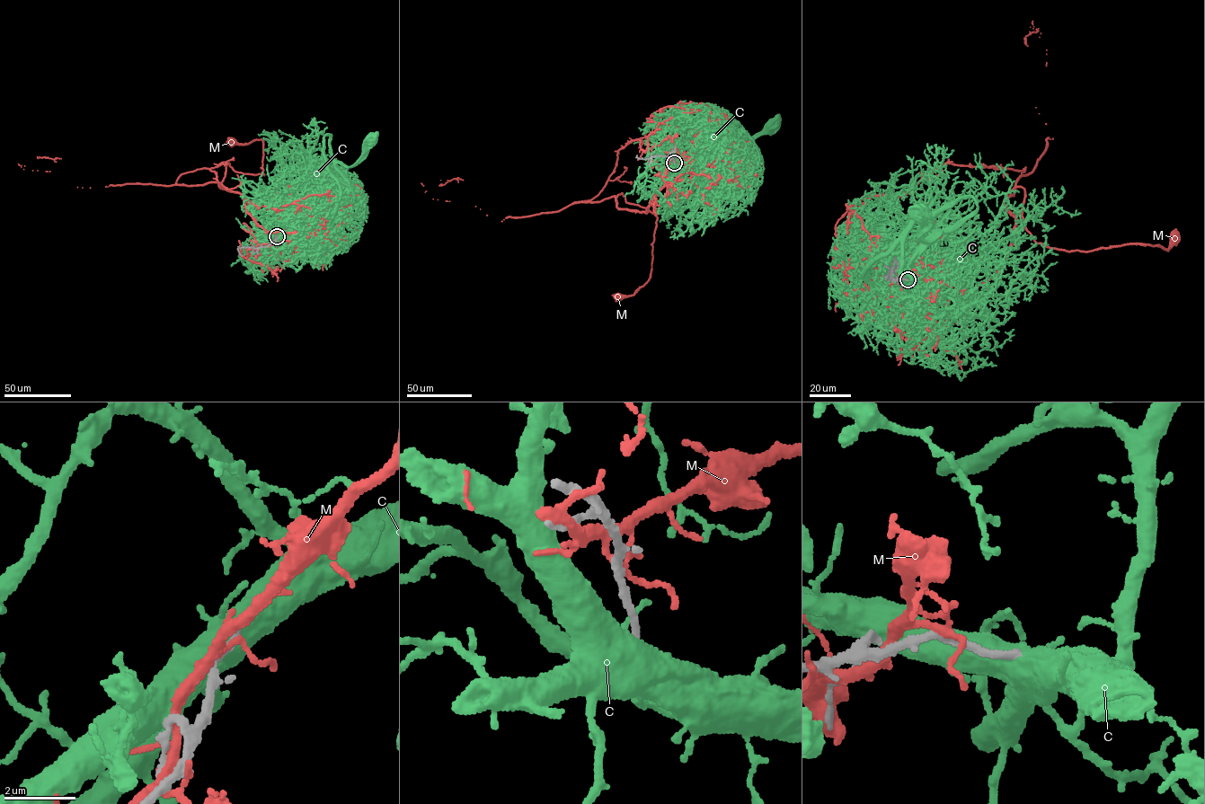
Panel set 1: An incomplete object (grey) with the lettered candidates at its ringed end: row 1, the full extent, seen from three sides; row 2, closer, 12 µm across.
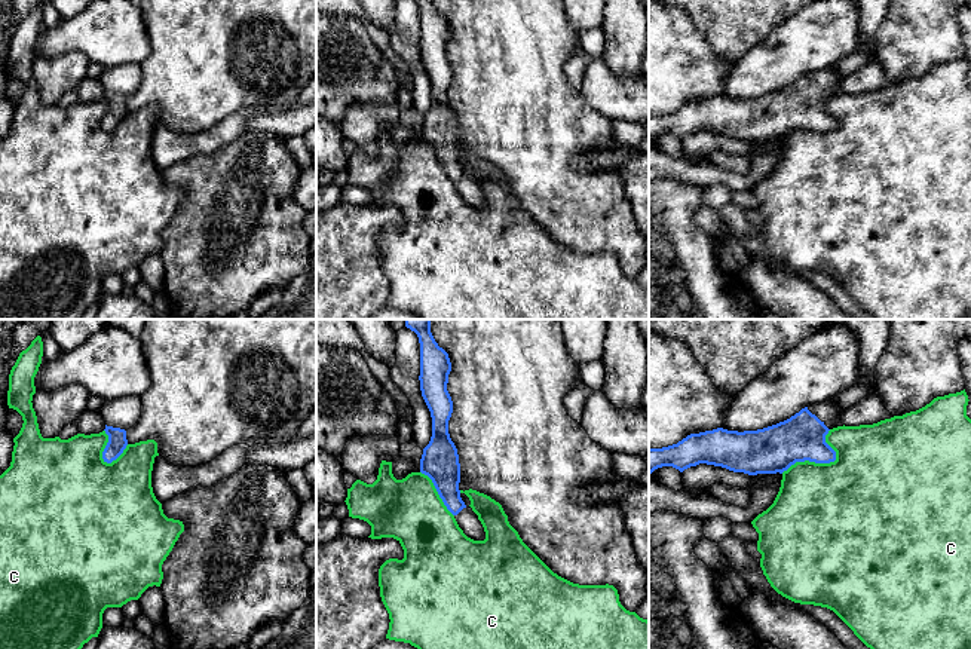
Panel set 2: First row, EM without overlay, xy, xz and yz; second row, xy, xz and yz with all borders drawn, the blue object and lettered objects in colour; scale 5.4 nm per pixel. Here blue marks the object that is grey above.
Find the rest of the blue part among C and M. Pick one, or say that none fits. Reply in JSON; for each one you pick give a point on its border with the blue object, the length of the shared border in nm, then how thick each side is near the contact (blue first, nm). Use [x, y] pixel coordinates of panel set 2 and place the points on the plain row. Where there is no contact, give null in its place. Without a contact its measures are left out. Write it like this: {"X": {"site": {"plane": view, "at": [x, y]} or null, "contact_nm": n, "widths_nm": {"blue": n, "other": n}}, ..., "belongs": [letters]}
{"belongs": []}

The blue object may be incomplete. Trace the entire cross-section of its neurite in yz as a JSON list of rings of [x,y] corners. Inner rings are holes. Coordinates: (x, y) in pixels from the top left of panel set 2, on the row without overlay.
[[[824,68],[757,98],[717,95],[690,101],[677,111],[649,116],[649,144],[662,134],[683,140],[690,134],[707,131],[757,143],[782,141],[796,129],[834,129],[836,119],[825,110],[825,102],[842,79],[836,70]]]

